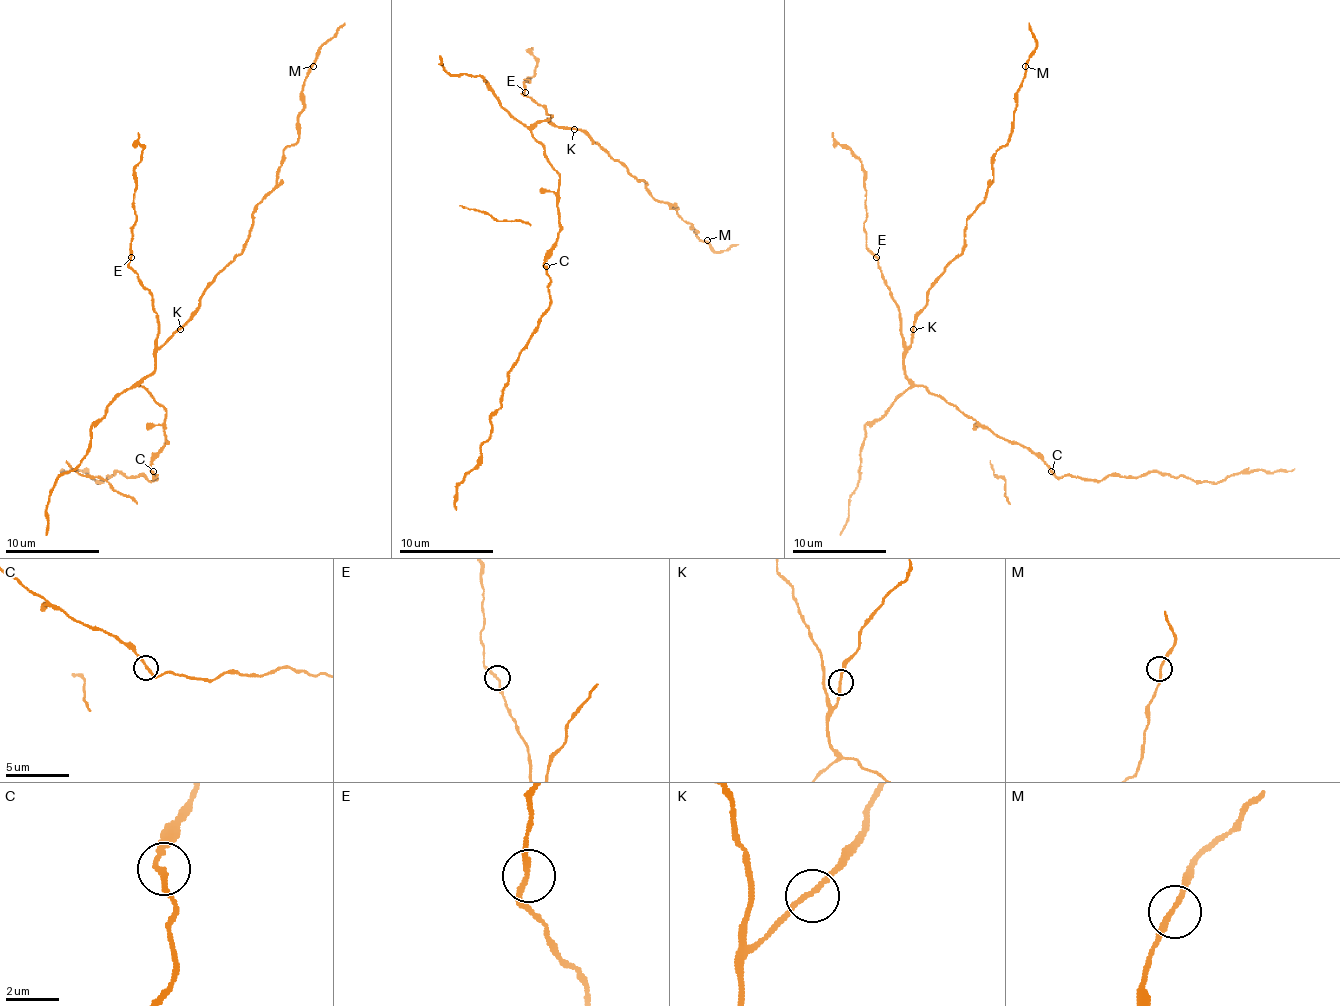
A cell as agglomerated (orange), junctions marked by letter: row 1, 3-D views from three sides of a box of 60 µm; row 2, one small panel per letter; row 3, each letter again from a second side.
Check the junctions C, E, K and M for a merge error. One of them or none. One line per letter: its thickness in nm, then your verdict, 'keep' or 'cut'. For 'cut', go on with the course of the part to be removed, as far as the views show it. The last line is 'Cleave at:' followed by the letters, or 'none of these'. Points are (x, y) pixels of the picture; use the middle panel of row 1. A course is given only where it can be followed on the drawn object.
C: 180 nm thick; keep
E: 190 nm thick; keep
K: 180 nm thick; keep
M: 180 nm thick; keep
Cleave at: none of these

